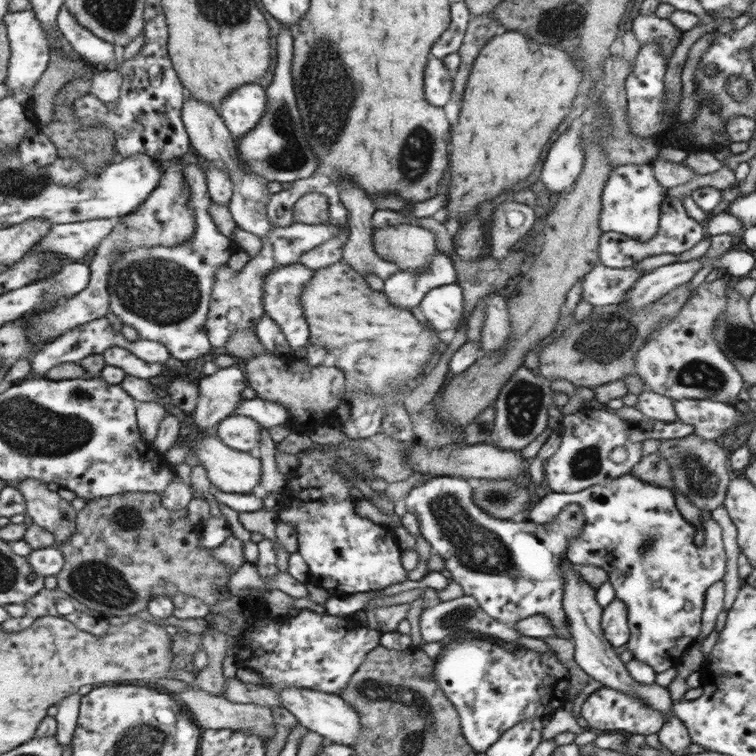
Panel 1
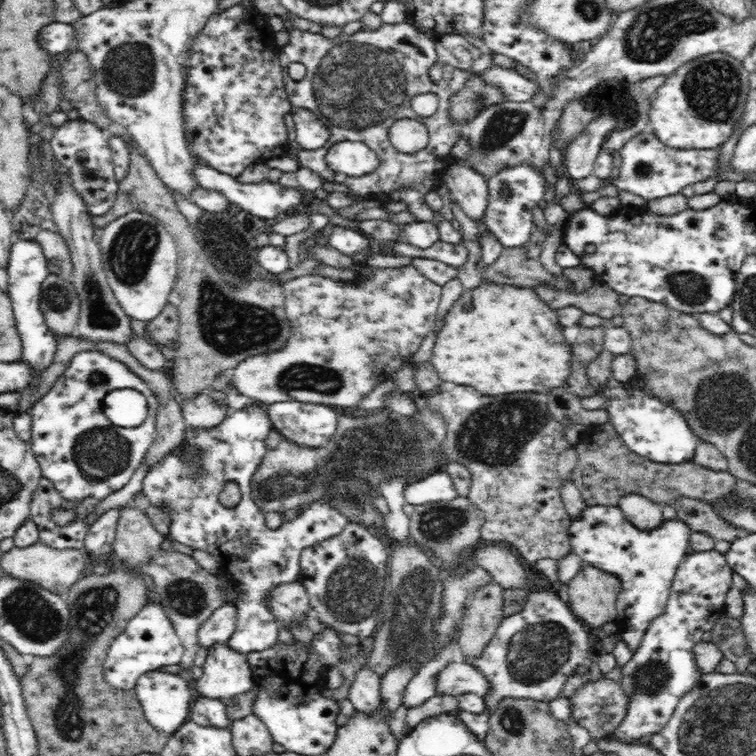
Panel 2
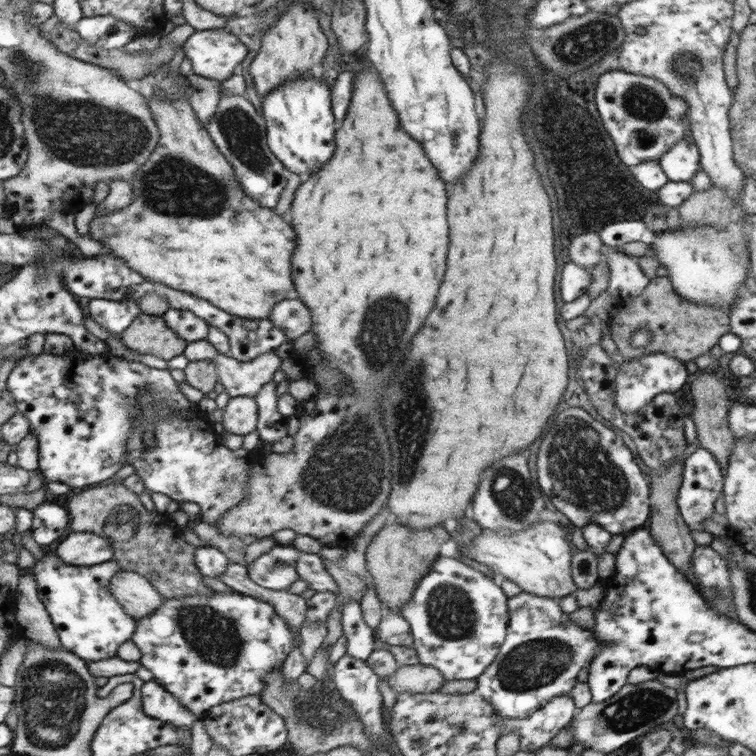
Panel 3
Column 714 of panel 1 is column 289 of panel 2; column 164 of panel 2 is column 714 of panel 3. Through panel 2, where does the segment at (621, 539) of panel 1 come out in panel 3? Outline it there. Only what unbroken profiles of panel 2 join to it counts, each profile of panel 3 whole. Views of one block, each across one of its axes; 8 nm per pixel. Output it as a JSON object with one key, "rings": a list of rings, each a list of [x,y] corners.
{"rings":[[[698,446],[688,454],[683,466],[683,483],[679,489],[678,506],[691,531],[704,531],[704,522],[714,514],[714,504],[722,492],[722,470],[716,456]]]}

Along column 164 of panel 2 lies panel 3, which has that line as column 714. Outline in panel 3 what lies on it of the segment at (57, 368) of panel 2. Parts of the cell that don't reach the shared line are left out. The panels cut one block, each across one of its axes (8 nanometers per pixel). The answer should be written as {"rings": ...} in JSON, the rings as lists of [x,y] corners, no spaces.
{"rings":[[[701,370],[701,375],[691,385],[691,394],[695,406],[691,412],[691,419],[695,422],[698,446],[708,449],[723,469],[726,470],[729,461],[729,454],[732,445],[735,443],[735,436],[729,427],[728,411],[730,397],[726,393],[725,386],[711,370]]]}

